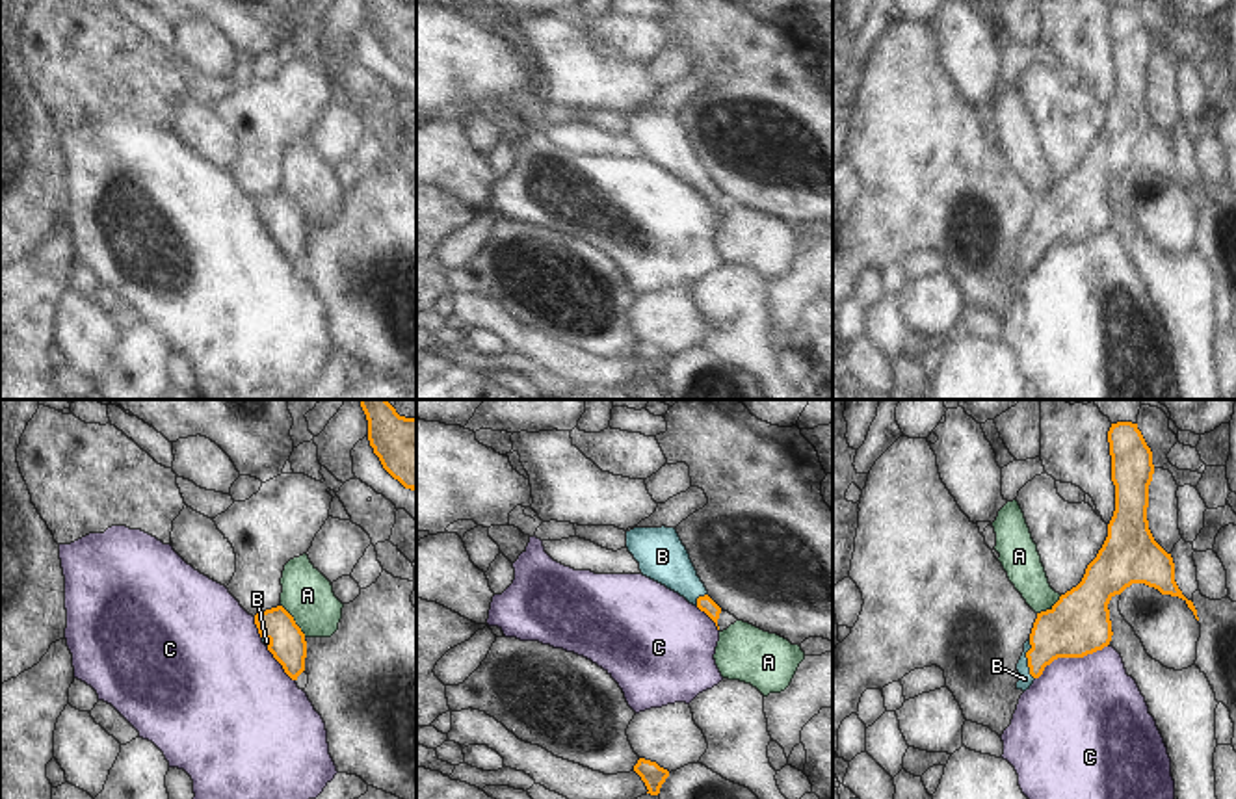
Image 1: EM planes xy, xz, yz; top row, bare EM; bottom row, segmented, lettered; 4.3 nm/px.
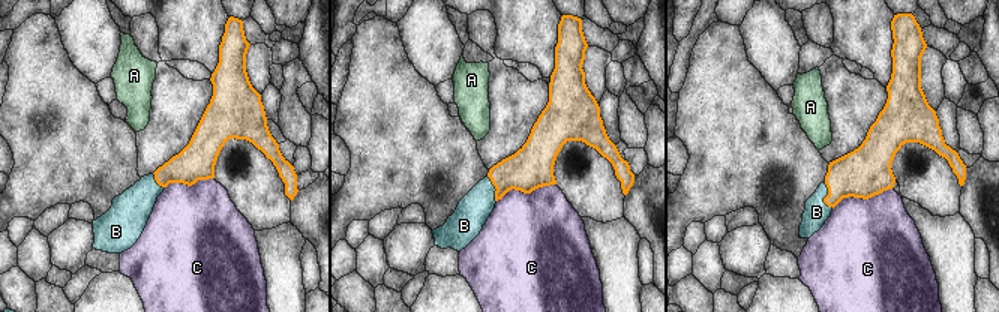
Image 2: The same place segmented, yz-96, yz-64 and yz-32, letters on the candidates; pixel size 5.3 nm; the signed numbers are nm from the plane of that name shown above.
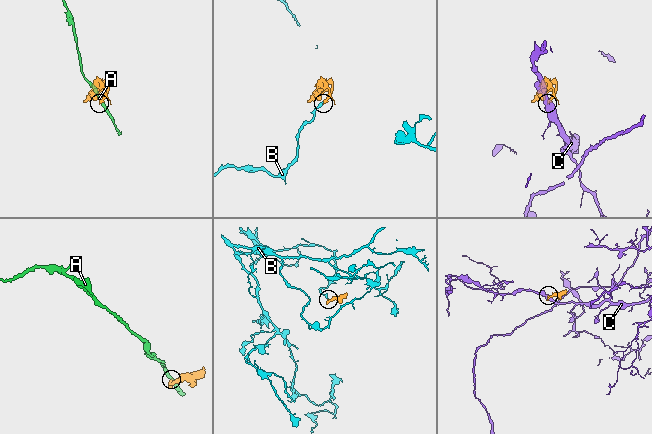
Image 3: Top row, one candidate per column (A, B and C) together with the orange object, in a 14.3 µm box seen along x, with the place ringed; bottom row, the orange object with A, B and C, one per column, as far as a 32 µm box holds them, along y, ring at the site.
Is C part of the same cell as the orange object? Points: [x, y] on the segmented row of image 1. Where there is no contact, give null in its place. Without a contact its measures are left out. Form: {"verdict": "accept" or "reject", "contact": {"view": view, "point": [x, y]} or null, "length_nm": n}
{"verdict": "reject", "contact": {"view": "yz", "point": [1071, 656]}, "length_nm": 360}

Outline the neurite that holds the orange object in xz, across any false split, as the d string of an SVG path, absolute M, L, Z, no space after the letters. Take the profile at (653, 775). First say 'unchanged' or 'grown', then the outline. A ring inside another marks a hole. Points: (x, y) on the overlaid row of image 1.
unchanged; M639 758L638 764L634 766L634 771L641 777L641 780L647 786L647 793L658 795L662 784L669 777L669 771L660 767L656 762Z

